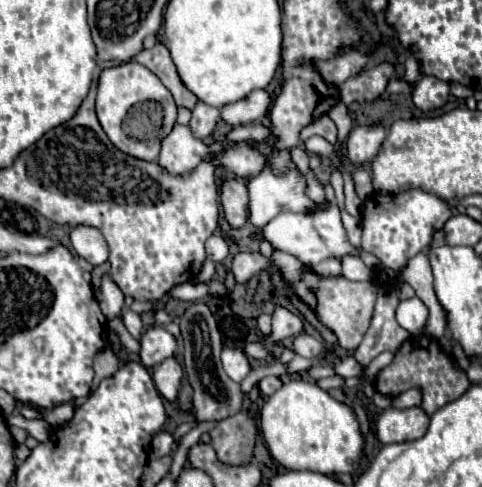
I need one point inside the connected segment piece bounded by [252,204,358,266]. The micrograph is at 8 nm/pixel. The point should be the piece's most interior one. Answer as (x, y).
(313, 237)

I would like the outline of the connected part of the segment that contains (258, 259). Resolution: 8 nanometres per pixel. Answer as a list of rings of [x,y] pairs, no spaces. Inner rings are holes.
[[[260,252],[256,254],[236,254],[233,258],[231,271],[237,283],[244,284],[250,277],[259,273],[262,268],[268,268],[270,260],[262,256]],[[240,266],[240,268],[238,268]]]

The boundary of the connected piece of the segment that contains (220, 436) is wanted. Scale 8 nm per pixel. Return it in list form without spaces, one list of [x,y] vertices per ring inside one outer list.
[[[244,400],[244,410],[232,418],[216,422],[210,430],[210,446],[216,450],[216,456],[222,464],[246,466],[254,462],[254,444],[256,444],[256,424],[248,416],[250,400]]]

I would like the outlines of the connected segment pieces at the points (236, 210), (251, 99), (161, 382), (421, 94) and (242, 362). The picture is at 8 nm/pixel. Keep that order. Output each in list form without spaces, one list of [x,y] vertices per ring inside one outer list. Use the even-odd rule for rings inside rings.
[[[226,178],[220,190],[224,216],[232,228],[240,228],[248,220],[248,190],[240,178]]]
[[[256,90],[250,92],[244,100],[226,104],[220,112],[222,112],[222,120],[232,124],[232,126],[240,126],[240,124],[250,124],[254,120],[260,120],[268,108],[270,108],[270,94],[266,90]]]
[[[174,358],[164,360],[162,364],[158,364],[152,370],[152,378],[156,384],[156,390],[160,392],[162,398],[166,398],[168,402],[174,402],[178,398],[178,390],[180,390],[180,380],[182,380],[182,368]]]
[[[422,74],[420,82],[414,88],[414,104],[424,112],[436,110],[436,108],[442,108],[446,104],[448,94],[450,94],[448,82],[440,80],[436,76]]]
[[[232,348],[222,350],[222,366],[234,382],[242,382],[250,372],[248,356],[242,350],[232,350]]]

